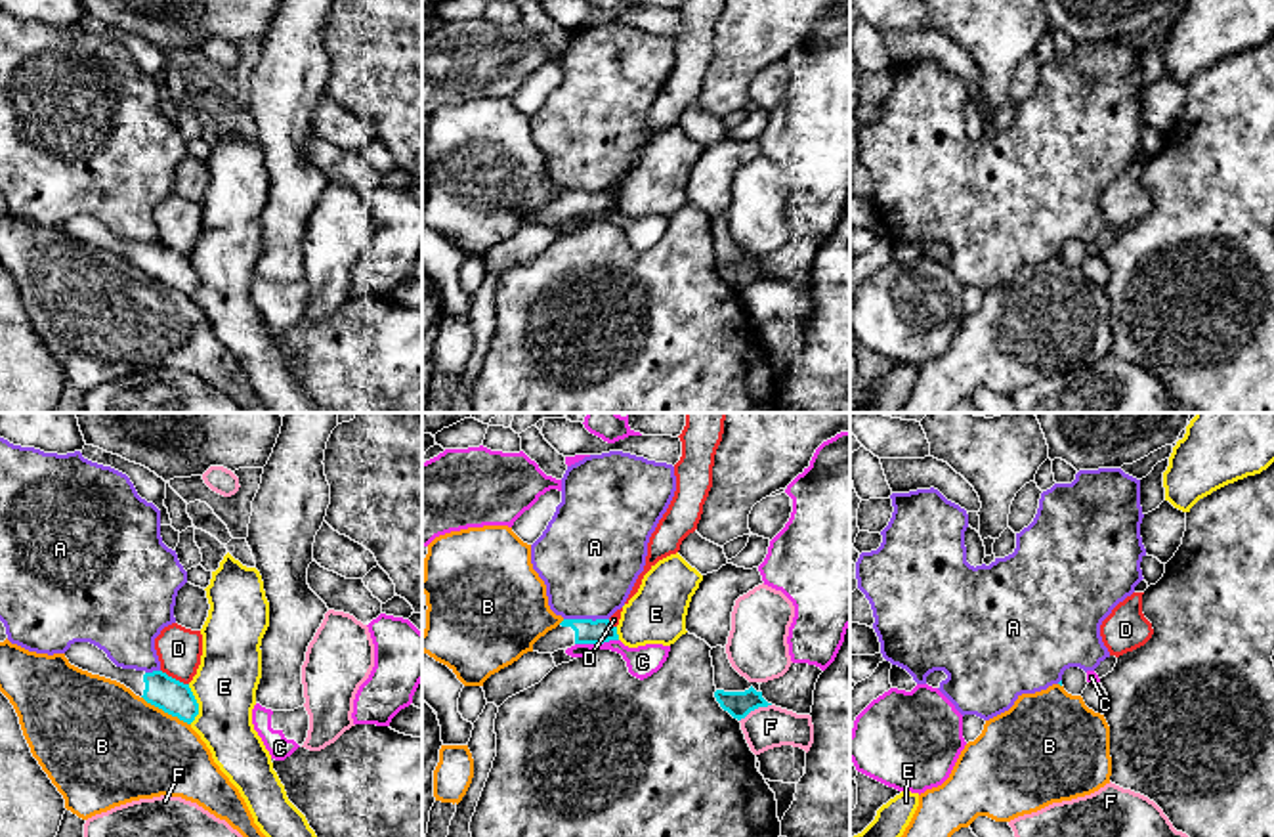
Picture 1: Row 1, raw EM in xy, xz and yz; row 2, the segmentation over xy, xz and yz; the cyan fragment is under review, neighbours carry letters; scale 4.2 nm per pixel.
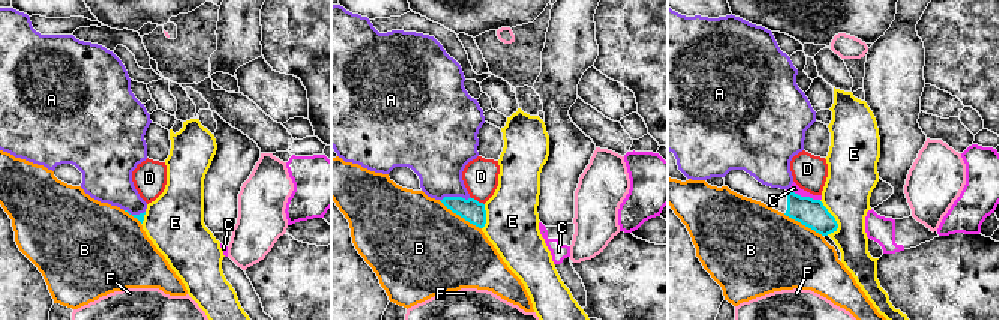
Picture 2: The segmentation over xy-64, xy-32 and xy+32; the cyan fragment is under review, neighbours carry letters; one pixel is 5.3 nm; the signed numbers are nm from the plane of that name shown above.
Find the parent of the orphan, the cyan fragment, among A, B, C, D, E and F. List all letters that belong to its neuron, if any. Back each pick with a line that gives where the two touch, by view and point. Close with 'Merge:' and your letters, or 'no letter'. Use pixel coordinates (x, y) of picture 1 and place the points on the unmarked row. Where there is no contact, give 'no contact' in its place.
Merge: no letter

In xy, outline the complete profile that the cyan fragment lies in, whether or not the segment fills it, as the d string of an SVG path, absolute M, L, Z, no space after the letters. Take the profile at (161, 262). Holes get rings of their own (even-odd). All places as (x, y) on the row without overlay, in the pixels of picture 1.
M90 214L71 216L71 220L65 224L65 229L71 237L82 243L124 256L147 275L172 289L178 289L187 296L191 296L199 287L199 275L189 256L176 252L162 243L145 245L117 239L103 222Z

